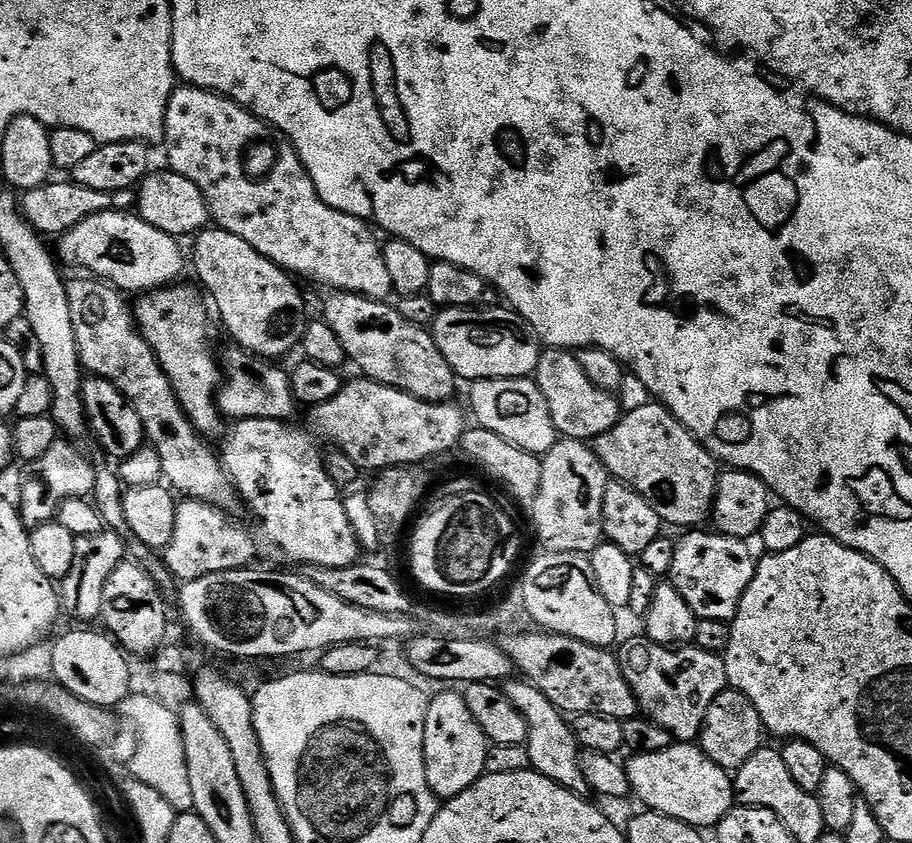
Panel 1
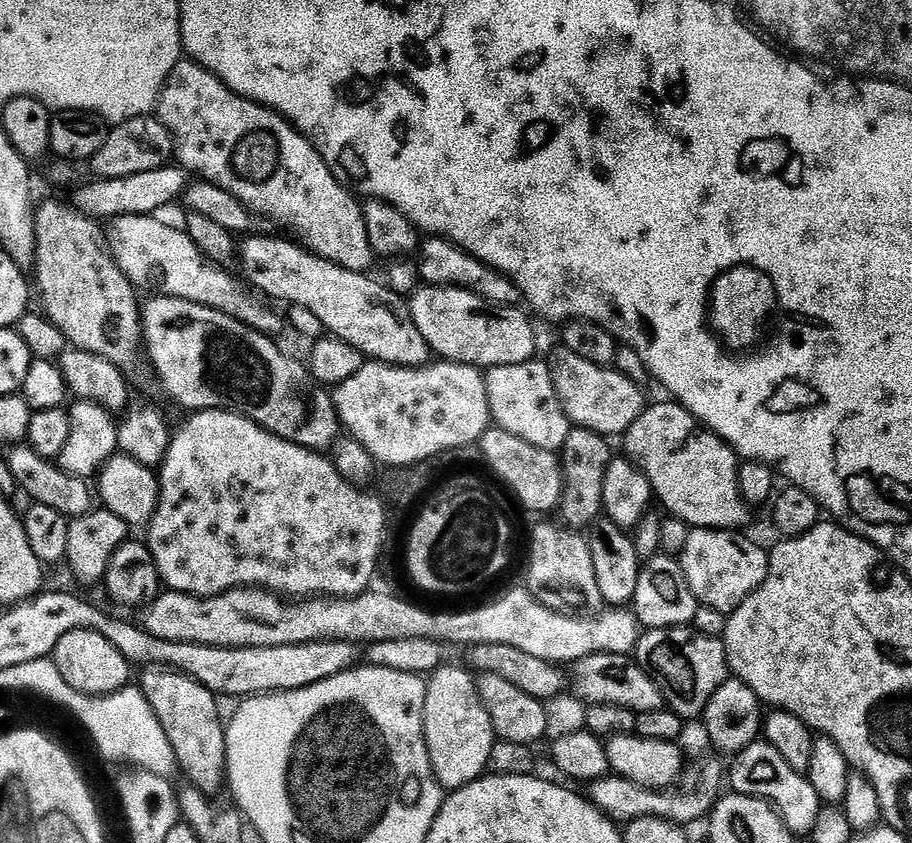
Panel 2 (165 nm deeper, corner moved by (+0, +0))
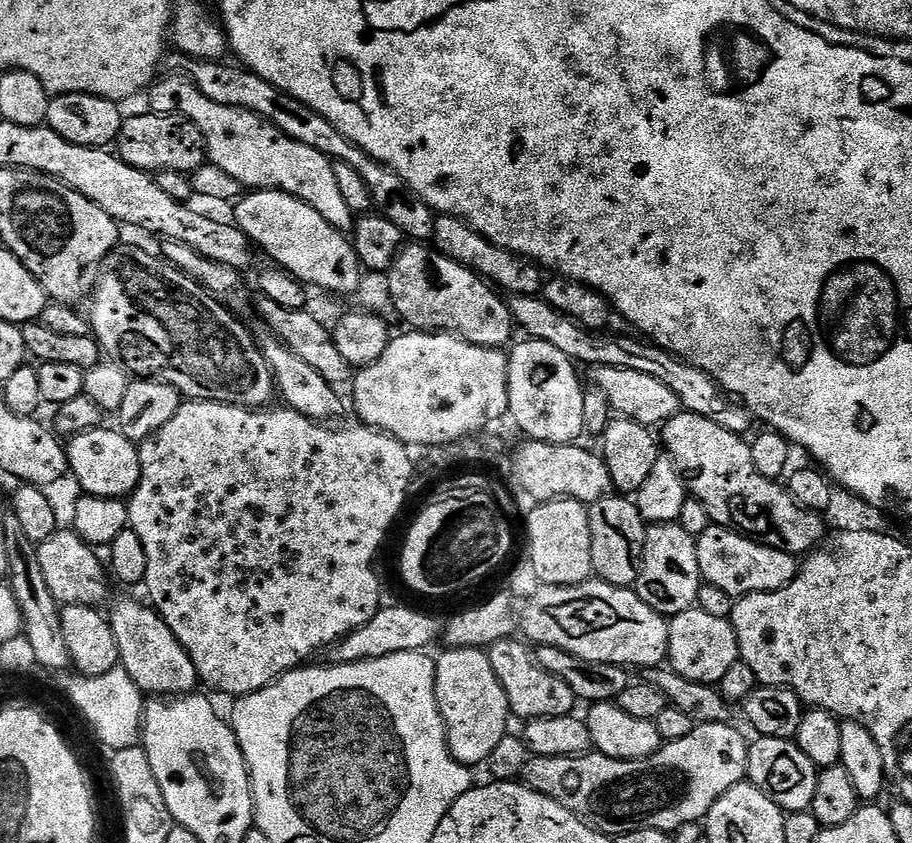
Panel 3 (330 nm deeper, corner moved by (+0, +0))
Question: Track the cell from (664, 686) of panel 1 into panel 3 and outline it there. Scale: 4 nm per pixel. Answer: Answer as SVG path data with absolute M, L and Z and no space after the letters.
M694 607L671 617L668 626L667 663L672 671L690 682L719 685L730 666L740 659L740 643L731 619L714 618L706 610Z

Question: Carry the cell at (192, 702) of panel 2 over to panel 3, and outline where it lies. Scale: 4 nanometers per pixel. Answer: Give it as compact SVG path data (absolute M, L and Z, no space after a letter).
M120 600L114 604L111 605L110 623L114 630L114 642L118 642L120 651L119 667L134 678L140 691L156 698L175 698L181 694L195 693L198 677L194 662L190 662L186 650L178 638L174 638L170 626L166 626L159 612L147 603L139 604L136 600Z

